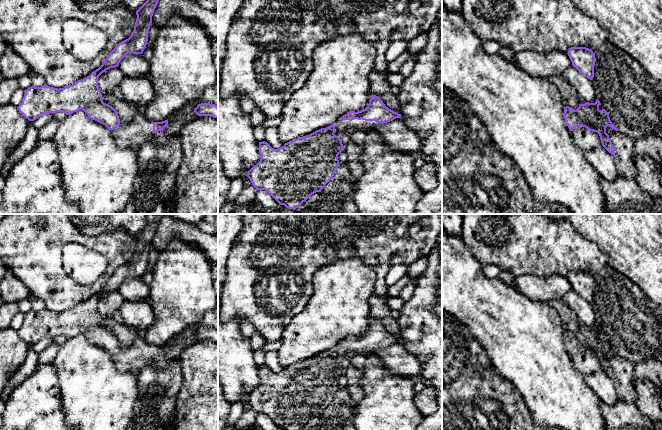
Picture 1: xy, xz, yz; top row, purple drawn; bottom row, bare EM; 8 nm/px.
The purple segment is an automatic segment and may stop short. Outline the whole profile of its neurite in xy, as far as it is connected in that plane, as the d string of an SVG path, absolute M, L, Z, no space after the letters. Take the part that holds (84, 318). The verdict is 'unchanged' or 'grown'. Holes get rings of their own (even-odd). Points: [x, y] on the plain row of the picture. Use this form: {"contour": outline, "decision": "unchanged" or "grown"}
{"contour": "M162 214L148 215L147 225L136 235L137 243L131 260L120 266L98 293L64 312L57 313L47 308L29 311L17 331L19 336L29 345L34 345L47 337L63 336L70 339L82 333L90 343L105 349L111 355L118 371L136 375L154 357L164 354L168 343L162 346L150 345L145 339L146 330L136 330L137 338L133 344L125 349L121 348L118 336L103 326L98 311L99 300L110 292L118 291L128 277L143 277L161 216Z", "decision": "grown"}

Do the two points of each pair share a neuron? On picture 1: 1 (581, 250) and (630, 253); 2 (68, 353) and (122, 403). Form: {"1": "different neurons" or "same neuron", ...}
{"1": "different neurons", "2": "same neuron"}

